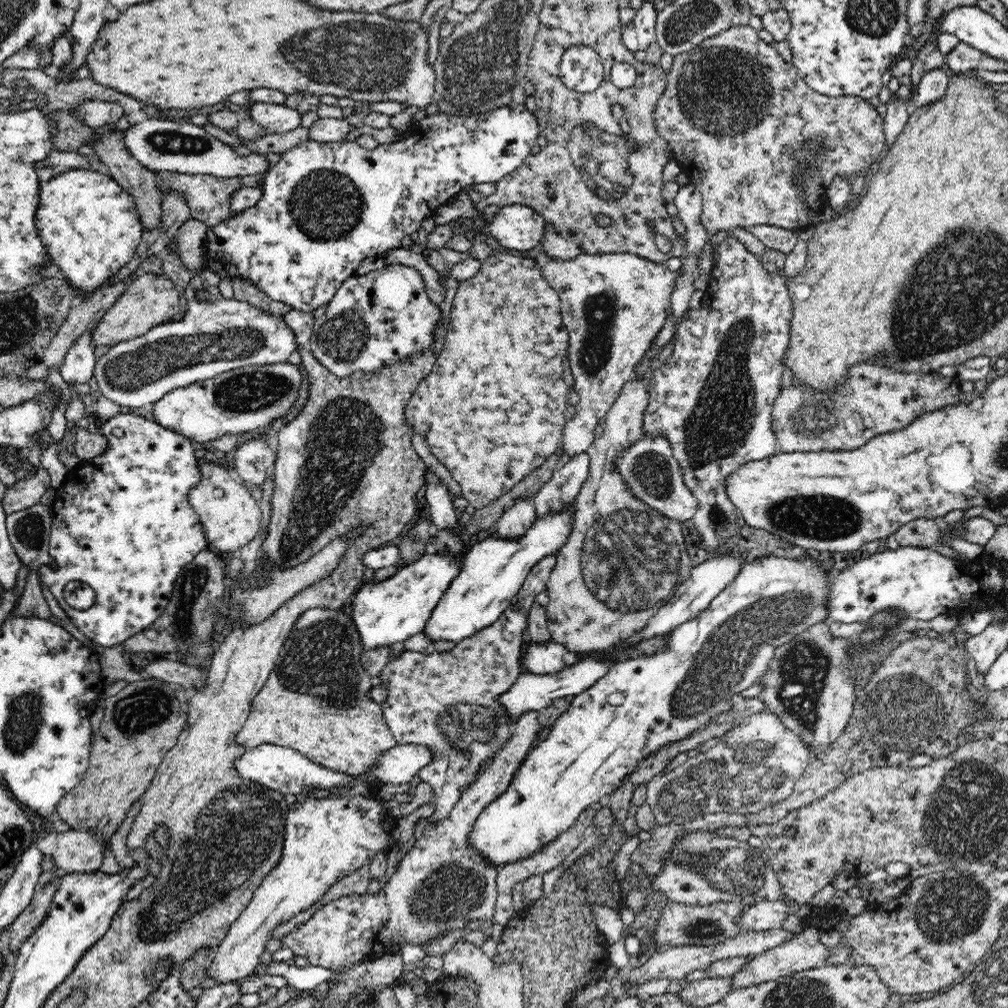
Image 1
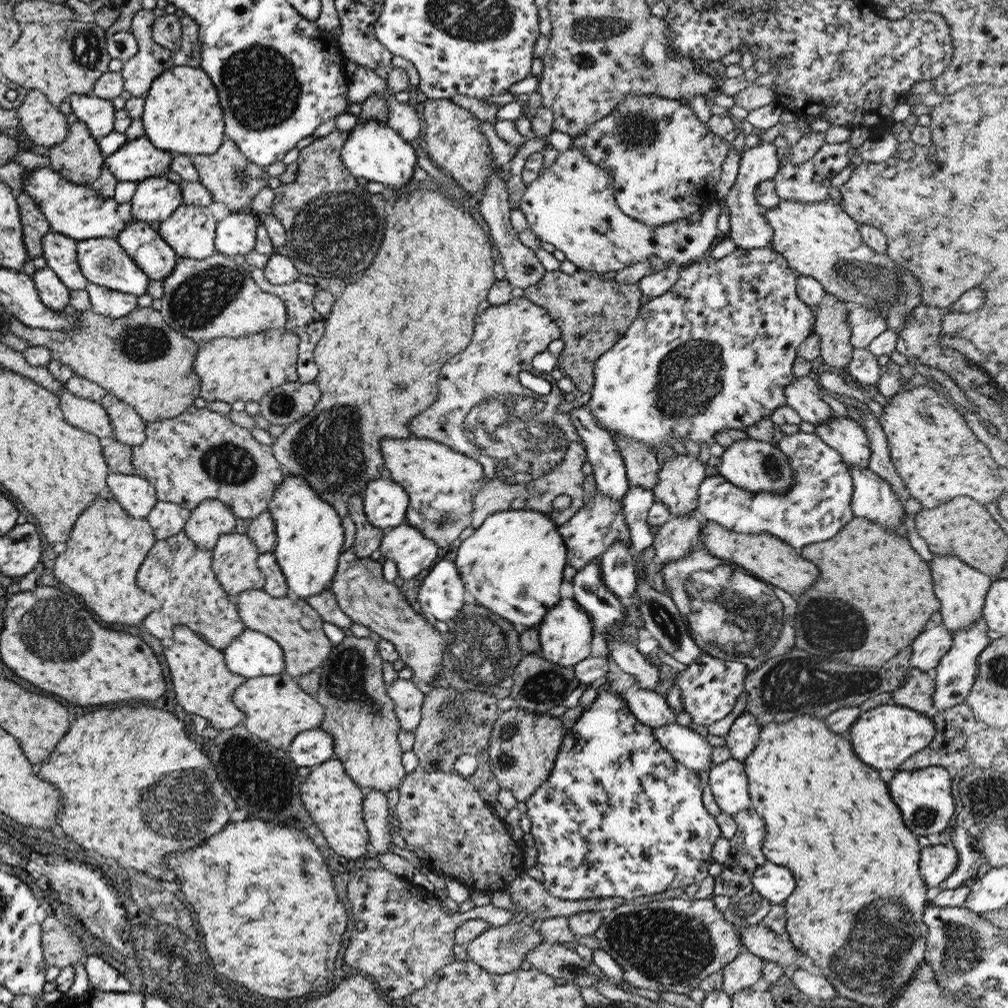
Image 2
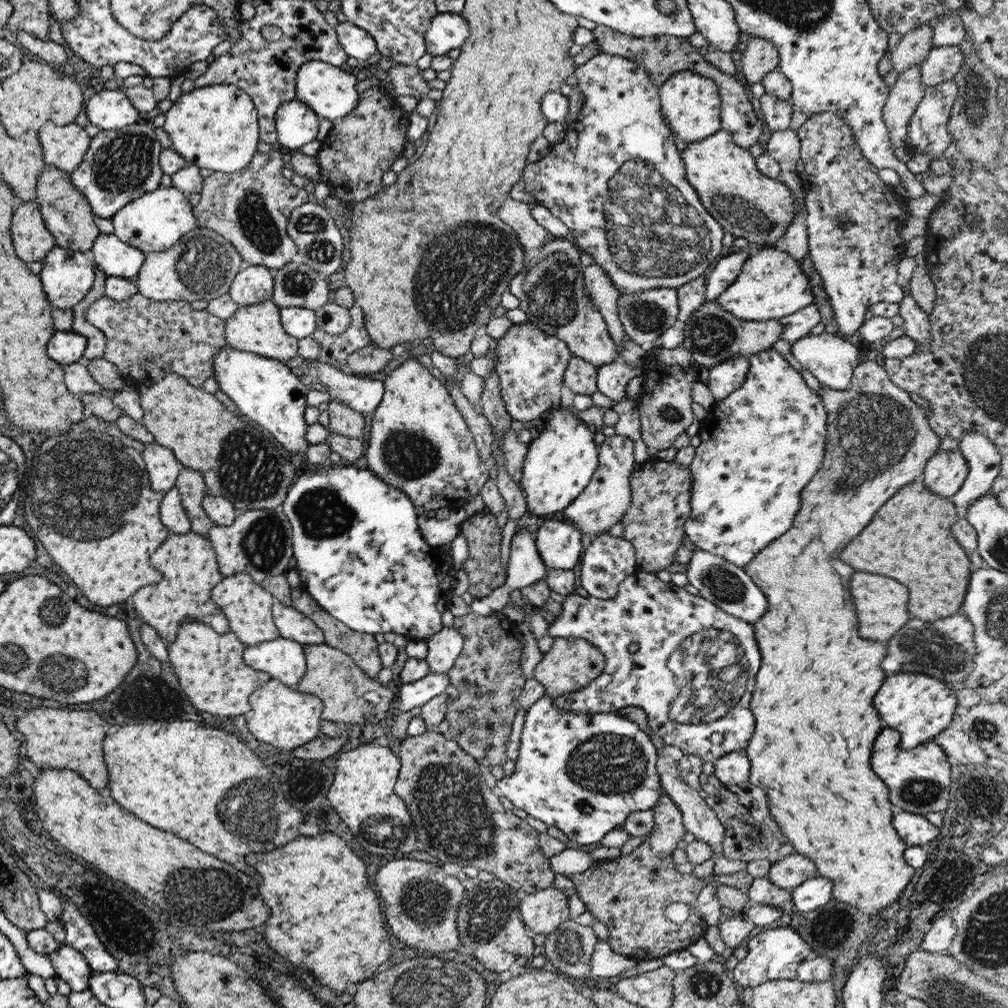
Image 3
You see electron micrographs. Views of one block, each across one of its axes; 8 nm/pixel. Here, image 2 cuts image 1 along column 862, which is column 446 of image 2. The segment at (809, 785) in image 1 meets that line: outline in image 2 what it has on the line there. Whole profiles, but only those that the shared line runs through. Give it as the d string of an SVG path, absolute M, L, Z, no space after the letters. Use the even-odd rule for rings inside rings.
M429 685L424 694L423 704L420 706L420 719L412 730L414 734L413 754L418 759L419 768L425 772L445 771L452 776L453 762L463 754L472 755L478 763L473 774L467 777L477 790L478 795L488 804L494 802L500 789L496 778L490 769L487 758L487 742L492 724L502 711L497 707L497 700L485 692L455 692L445 690L441 686Z

